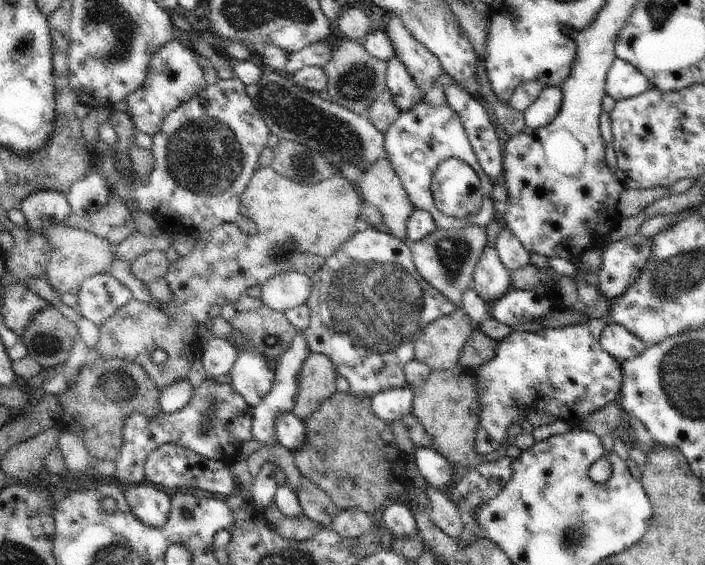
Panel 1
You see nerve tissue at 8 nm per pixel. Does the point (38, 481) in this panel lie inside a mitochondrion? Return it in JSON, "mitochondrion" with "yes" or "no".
{"mitochondrion":"no"}

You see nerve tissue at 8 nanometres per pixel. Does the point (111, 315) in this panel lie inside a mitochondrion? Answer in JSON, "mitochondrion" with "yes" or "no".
{"mitochondrion":"no"}

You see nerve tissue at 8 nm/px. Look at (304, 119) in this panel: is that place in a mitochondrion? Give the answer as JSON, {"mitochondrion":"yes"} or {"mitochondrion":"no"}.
{"mitochondrion":"yes"}

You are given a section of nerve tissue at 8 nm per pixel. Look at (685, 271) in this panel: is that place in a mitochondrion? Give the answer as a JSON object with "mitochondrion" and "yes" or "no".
{"mitochondrion":"yes"}

